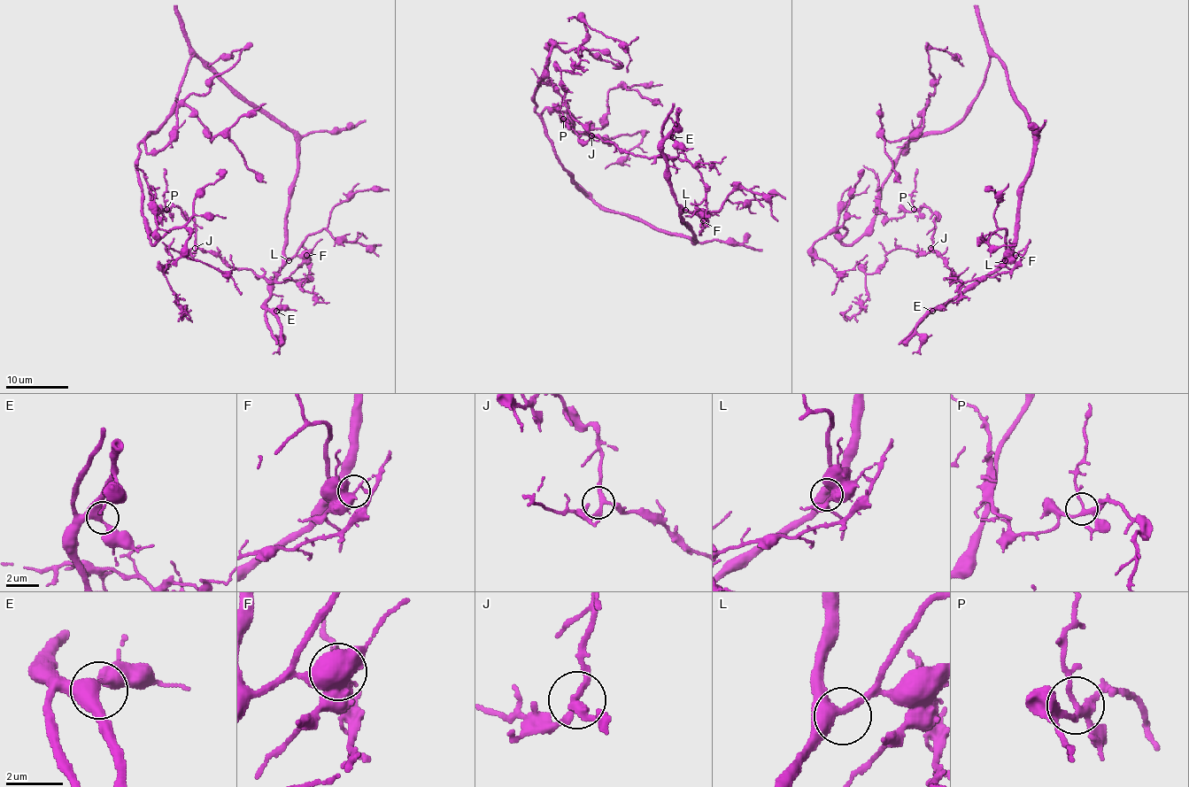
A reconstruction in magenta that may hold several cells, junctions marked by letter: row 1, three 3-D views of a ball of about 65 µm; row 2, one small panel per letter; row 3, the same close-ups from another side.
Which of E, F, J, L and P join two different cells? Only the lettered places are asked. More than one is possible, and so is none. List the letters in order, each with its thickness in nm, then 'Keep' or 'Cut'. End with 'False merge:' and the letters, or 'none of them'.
E: Thickness 380 nm. Keep
F: Thickness 380 nm. Cut
J: Thickness 200 nm. Keep
L: Thickness 400 nm. Keep
P: Thickness 220 nm. Keep
False merge: F

